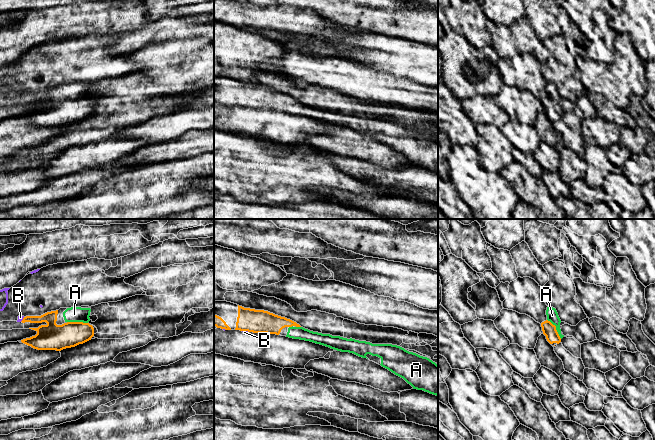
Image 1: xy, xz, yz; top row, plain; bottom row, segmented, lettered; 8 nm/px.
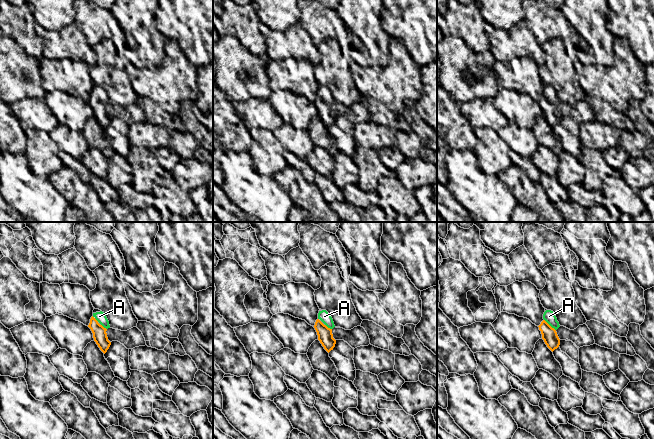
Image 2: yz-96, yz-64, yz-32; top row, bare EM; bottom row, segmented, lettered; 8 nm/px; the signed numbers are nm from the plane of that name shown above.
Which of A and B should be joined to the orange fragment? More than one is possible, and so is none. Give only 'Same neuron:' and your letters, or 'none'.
Same neuron: A

